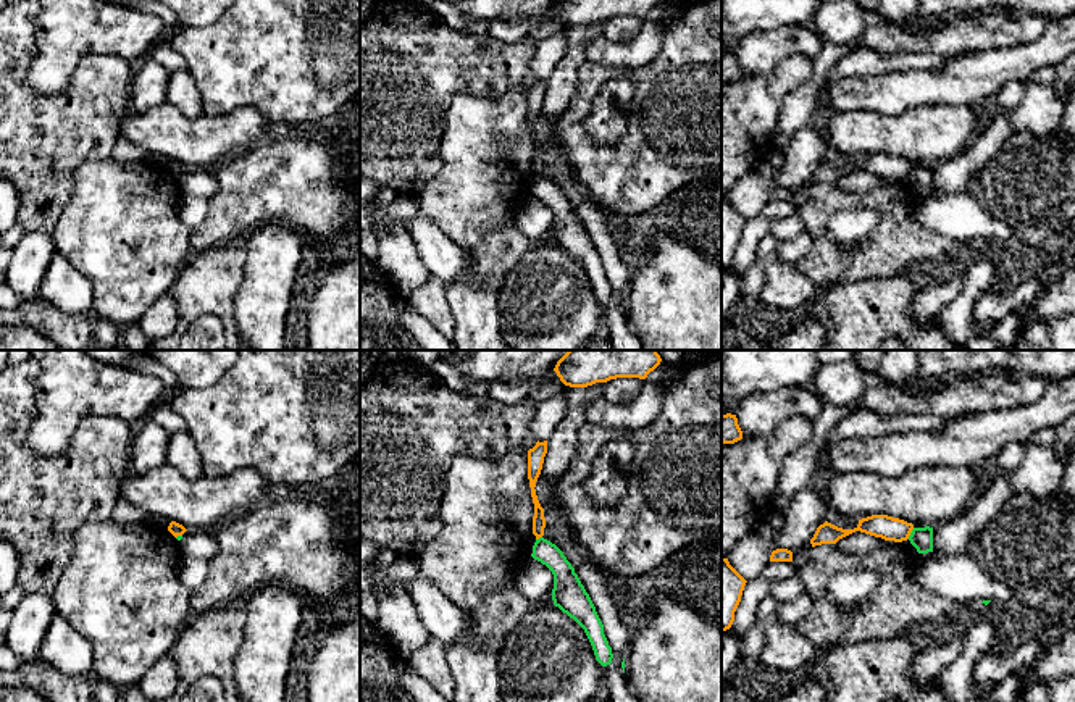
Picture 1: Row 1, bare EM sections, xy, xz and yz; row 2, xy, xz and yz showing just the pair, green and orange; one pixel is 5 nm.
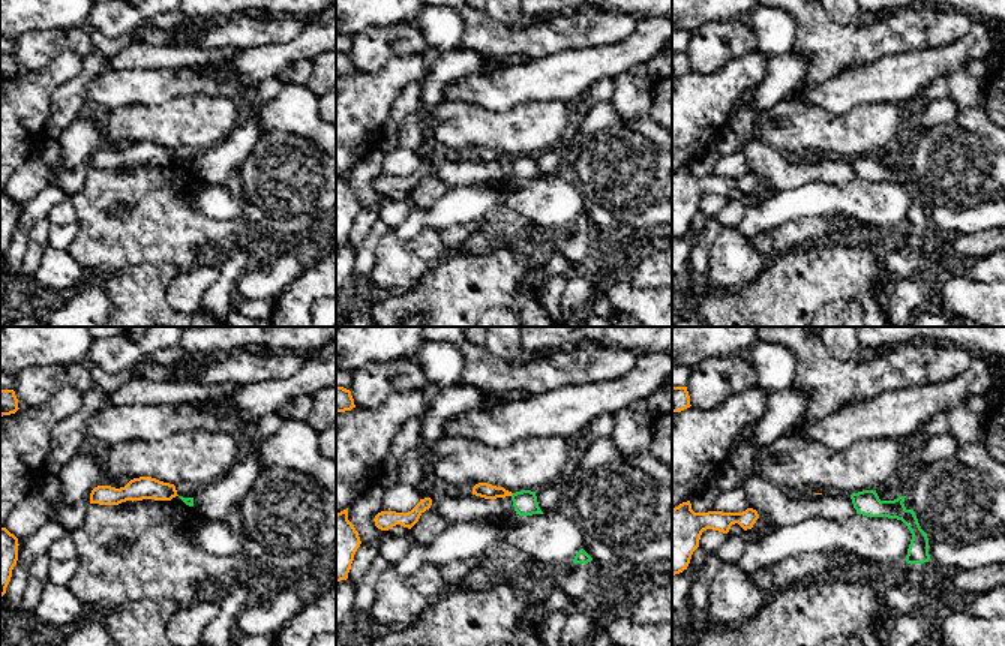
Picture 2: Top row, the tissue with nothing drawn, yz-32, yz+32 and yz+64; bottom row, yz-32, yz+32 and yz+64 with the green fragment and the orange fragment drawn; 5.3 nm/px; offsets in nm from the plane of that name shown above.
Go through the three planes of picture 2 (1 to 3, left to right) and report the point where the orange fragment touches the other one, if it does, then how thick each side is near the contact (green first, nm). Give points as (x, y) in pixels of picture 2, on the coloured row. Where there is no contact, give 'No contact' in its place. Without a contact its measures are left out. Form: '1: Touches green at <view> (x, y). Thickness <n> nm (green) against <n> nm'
1: No contact
2: No contact
3: No contact

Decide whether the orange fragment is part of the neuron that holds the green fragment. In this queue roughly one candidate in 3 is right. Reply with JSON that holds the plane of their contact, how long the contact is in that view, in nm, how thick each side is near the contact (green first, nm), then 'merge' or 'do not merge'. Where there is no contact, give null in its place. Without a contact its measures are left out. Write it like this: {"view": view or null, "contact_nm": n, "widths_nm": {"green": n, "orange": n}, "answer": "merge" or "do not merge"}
{"view": "yz", "contact_nm": 70, "widths_nm": {"green": 110, "orange": 120}, "answer": "do not merge"}

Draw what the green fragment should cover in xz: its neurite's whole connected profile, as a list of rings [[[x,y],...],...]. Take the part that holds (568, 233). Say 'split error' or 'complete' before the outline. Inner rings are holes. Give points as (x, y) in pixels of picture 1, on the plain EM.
complete; [[[539,176],[533,184],[531,195],[546,203],[554,213],[552,239],[563,252],[573,257],[586,271],[596,299],[607,305],[613,292],[604,273],[604,263],[596,245],[581,223],[575,207],[563,190],[550,179]]]

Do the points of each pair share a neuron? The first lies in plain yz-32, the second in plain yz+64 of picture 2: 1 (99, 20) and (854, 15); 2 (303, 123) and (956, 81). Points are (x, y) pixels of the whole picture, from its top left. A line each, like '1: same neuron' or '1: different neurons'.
1: same neuron
2: same neuron

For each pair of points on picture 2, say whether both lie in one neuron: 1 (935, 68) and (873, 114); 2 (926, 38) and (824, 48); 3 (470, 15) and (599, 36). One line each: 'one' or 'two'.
1: two
2: one
3: one

